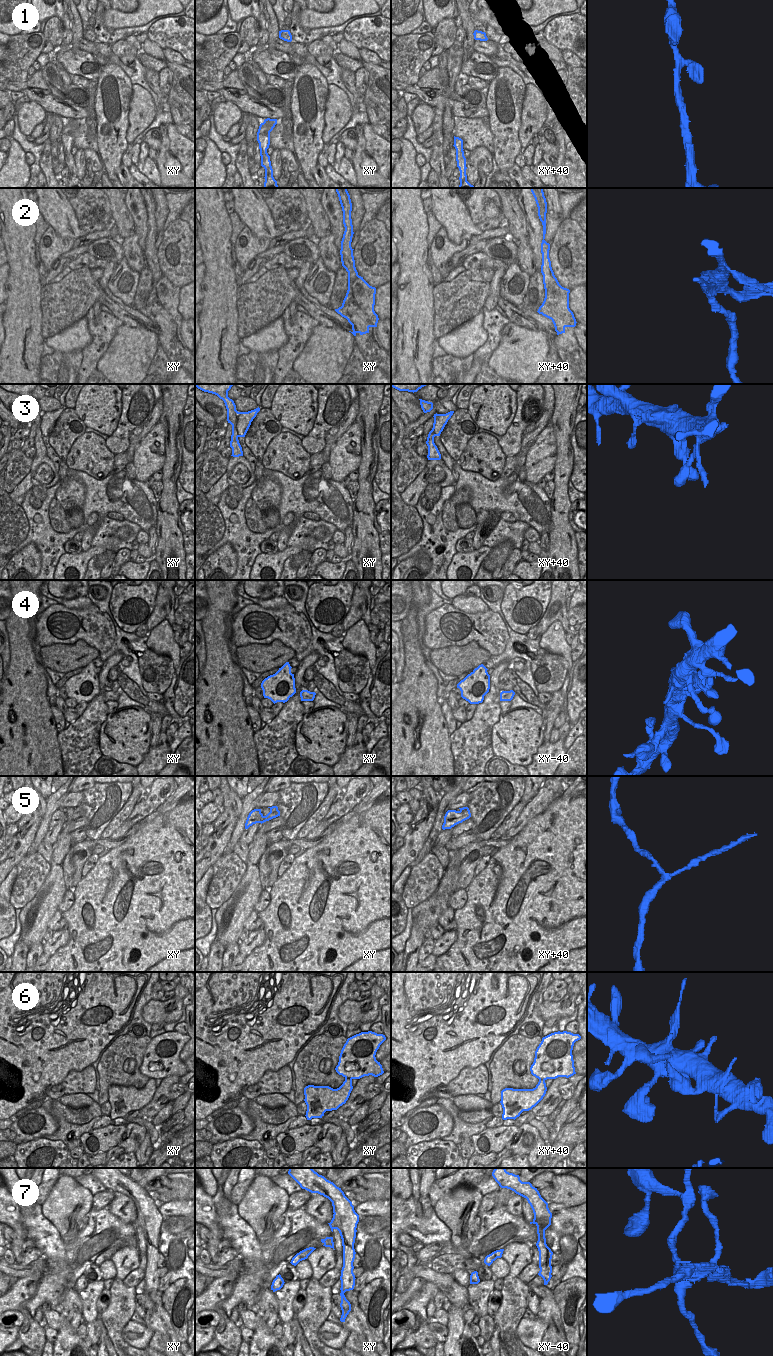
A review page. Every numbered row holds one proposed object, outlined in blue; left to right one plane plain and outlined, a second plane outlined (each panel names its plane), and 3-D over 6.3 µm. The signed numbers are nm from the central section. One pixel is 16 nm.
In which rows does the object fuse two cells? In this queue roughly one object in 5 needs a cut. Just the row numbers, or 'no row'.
2, 7

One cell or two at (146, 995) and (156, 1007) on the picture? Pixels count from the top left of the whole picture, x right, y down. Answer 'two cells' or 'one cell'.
two cells

